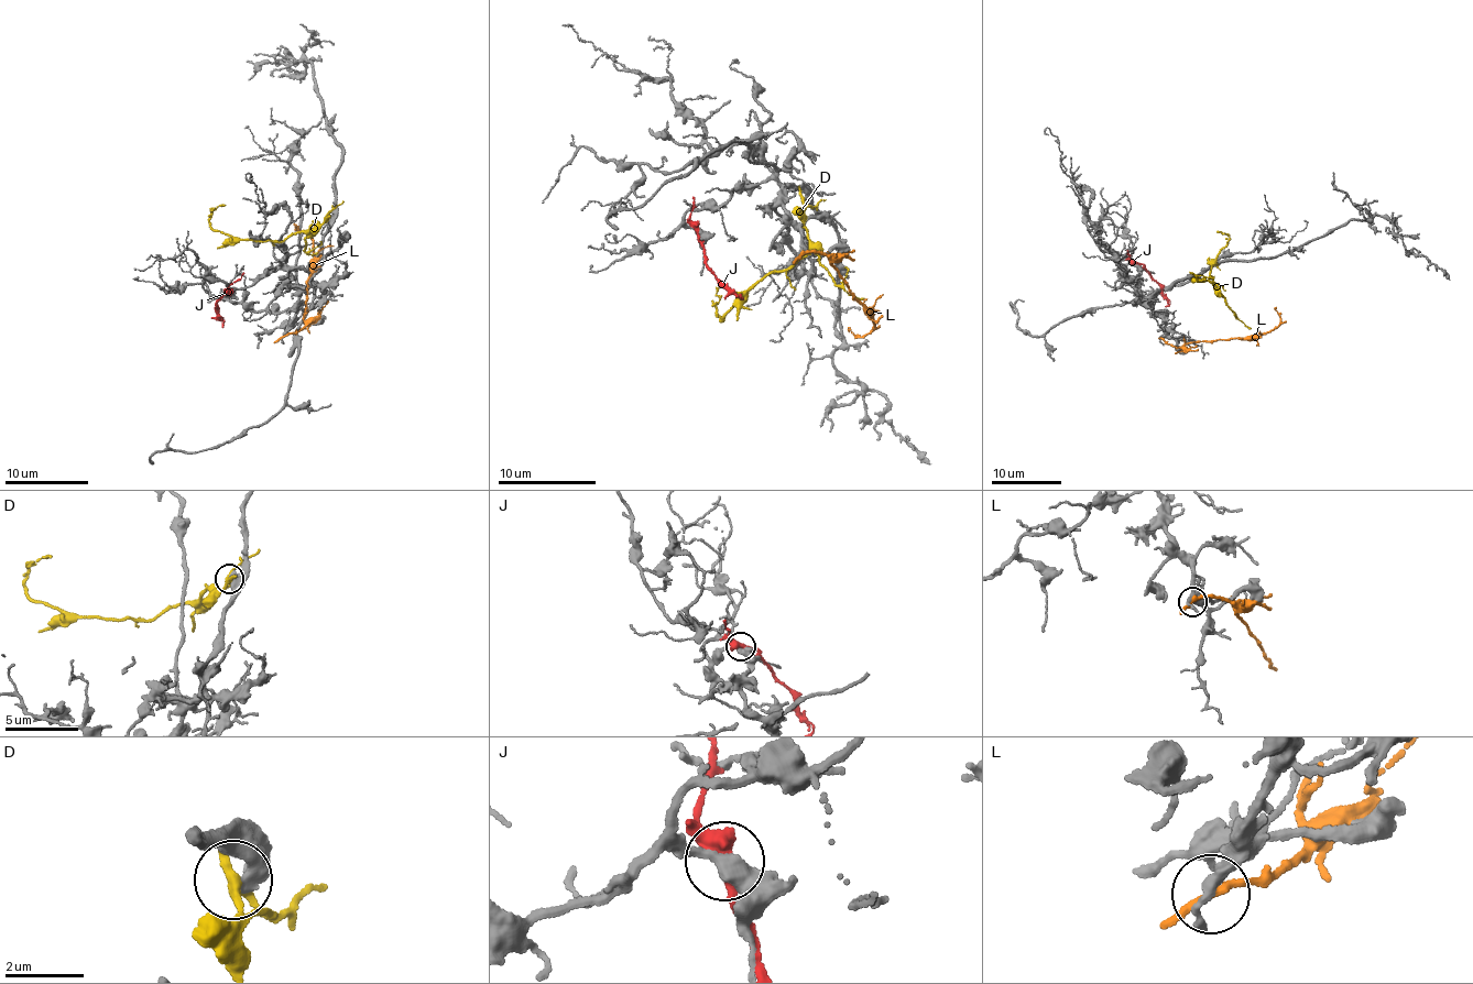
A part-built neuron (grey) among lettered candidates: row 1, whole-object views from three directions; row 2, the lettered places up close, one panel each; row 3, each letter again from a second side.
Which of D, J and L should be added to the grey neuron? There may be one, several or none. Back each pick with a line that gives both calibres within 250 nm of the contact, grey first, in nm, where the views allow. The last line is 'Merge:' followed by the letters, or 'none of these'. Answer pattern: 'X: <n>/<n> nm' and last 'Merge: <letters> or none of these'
Merge: none of these

